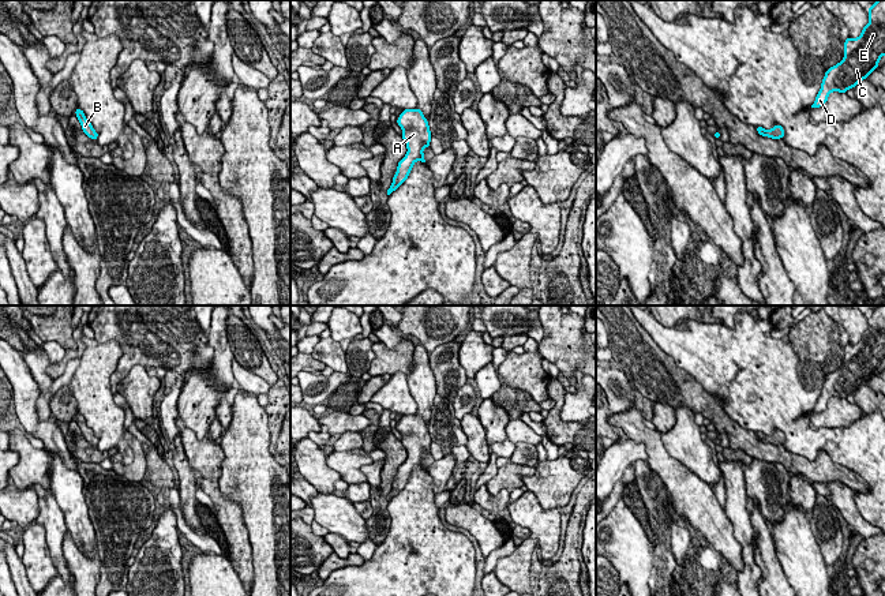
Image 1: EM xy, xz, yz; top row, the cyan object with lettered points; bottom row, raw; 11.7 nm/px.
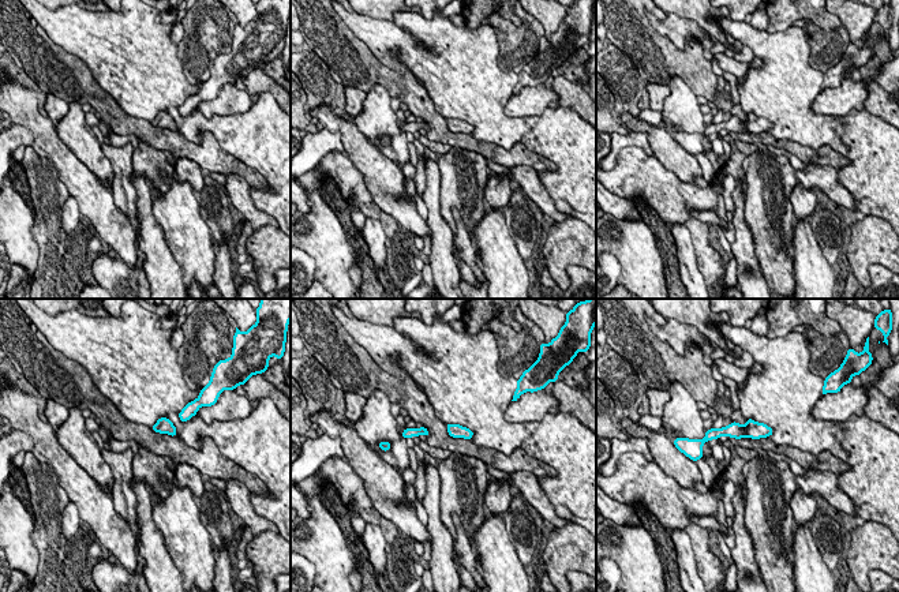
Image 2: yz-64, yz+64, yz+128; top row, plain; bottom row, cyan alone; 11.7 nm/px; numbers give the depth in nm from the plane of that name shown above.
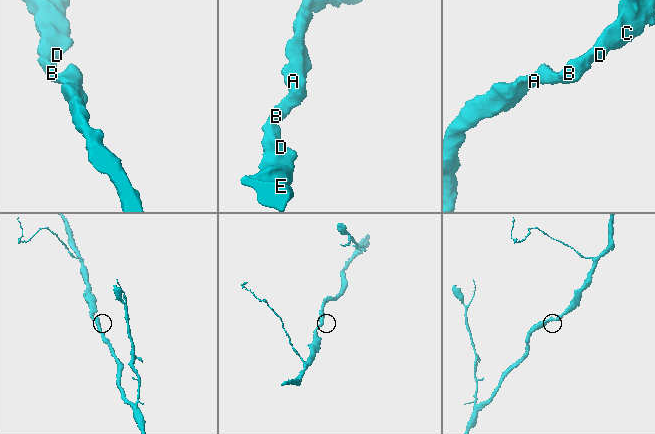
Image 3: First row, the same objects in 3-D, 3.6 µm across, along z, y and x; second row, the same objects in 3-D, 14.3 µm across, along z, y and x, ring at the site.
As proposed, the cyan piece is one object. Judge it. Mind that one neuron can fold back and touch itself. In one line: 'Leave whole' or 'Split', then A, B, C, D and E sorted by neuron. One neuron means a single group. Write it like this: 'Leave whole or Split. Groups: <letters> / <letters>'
Leave whole. Groups: A B C D E

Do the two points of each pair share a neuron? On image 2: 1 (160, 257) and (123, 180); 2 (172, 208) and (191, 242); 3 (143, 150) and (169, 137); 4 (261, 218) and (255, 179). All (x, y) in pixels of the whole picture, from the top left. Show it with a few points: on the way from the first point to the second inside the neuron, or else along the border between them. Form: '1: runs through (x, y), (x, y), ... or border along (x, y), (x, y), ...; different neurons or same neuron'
1: runs through (150, 238), (134, 199); same neuron
2: runs through (180, 216), (187, 233); same neuron
3: border along (138, 139), (157, 149), (167, 149), (175, 158); different neurons
4: border along (225, 173), (238, 173), (250, 186); different neurons

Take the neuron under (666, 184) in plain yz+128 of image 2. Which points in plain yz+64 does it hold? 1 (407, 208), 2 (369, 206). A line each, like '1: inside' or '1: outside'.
1: outside
2: inside

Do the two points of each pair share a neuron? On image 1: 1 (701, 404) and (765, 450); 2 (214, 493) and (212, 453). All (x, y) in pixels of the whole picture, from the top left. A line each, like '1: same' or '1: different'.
1: same
2: same

